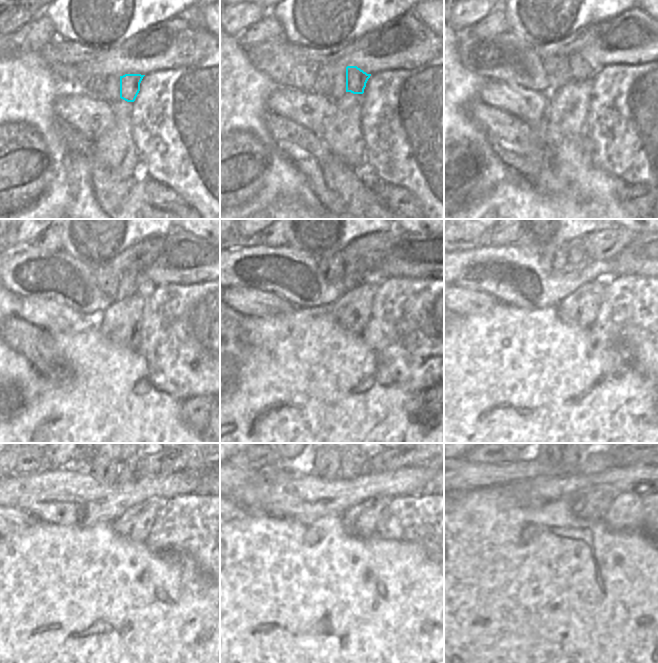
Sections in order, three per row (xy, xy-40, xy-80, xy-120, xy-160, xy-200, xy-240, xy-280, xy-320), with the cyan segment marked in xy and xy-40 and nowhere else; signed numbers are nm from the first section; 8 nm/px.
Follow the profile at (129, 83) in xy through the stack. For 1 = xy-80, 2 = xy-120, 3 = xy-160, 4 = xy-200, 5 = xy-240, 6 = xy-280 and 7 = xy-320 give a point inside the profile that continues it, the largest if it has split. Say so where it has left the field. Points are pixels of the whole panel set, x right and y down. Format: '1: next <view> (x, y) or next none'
1: next xy-80 (580, 70)
2: next xy-120 (127, 281)
3: next xy-160 (354, 273)
4: next xy-200 (574, 256)
5: next xy-240 (128, 470)
6: next xy-280 (353, 463)
7: next xy-320 (571, 463)

